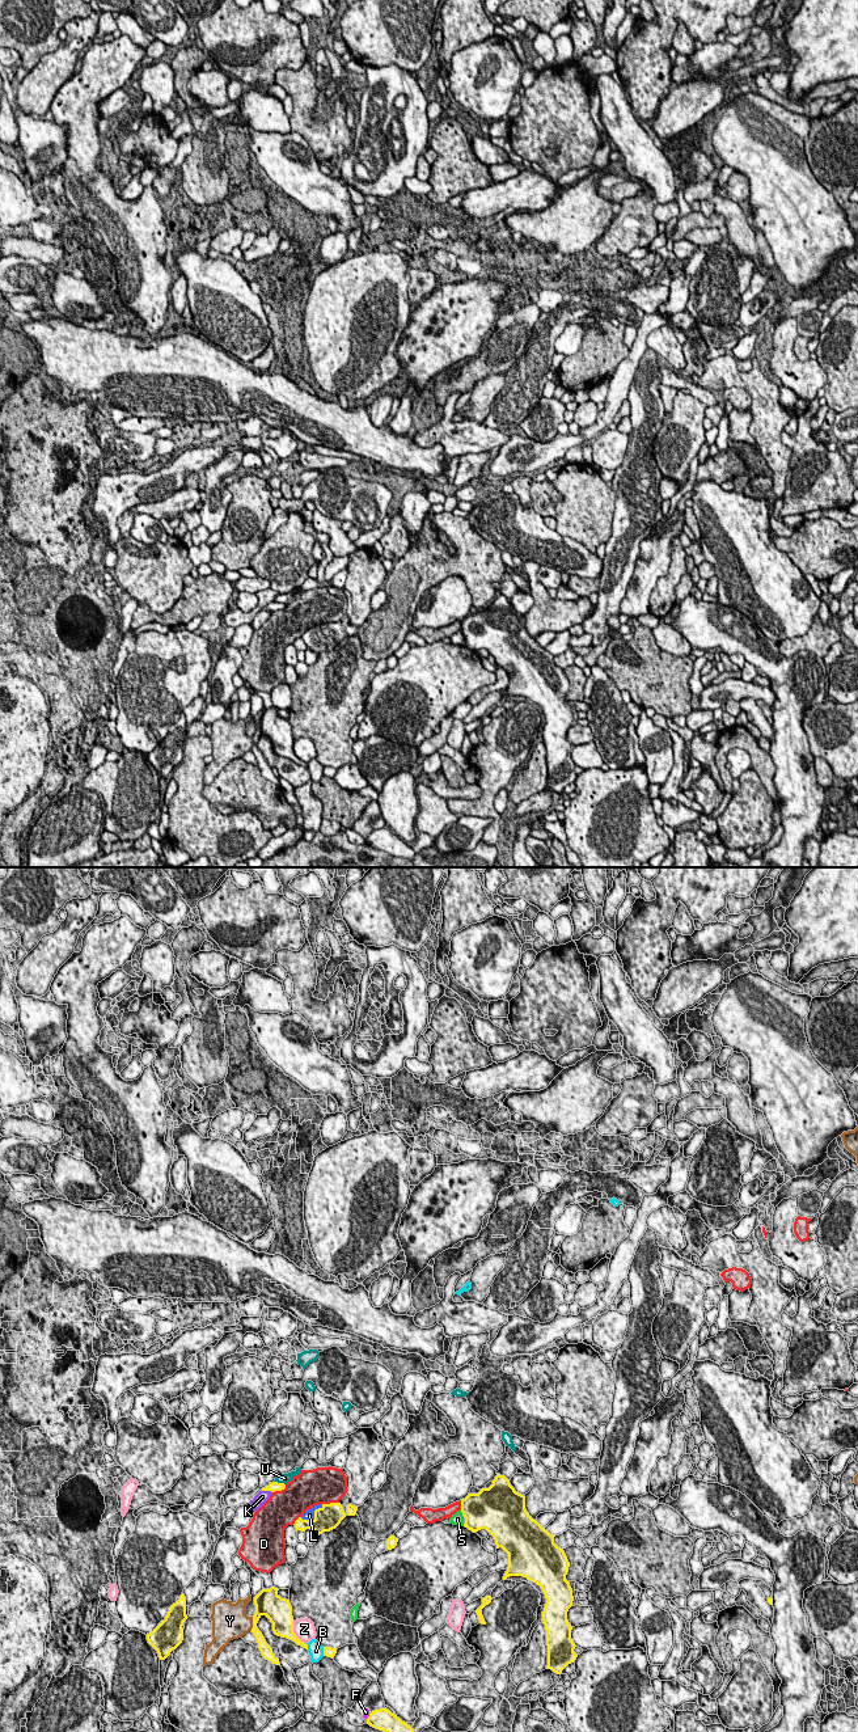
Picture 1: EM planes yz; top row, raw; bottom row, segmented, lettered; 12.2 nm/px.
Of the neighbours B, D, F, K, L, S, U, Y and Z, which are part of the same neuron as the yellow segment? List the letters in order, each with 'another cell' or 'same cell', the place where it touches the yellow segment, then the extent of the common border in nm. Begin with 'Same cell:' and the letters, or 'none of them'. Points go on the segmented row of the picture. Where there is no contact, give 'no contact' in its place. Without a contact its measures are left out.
Same cell: L
B: another cell; meets yellow in yz at (324, 1651); contact 110 nm long
D: another cell; meets yellow in yz at (330, 1503); contact 220 nm long
F: another cell; meets yellow in yz at (370, 1715); contact 60 nm long
K: another cell; meets yellow in yz at (267, 1490); contact 130 nm long
L: same cell; meets yellow in yz at (315, 1517); contact 340 nm long
S: another cell; meets yellow in yz at (463, 1513); contact 100 nm long
U: another cell; meets yellow in yz at (279, 1483); contact 150 nm long
Y: another cell; meets yellow in yz at (253, 1623); contact 180 nm long
Z: another cell; meets yellow in yz at (294, 1633); contact 340 nm long

